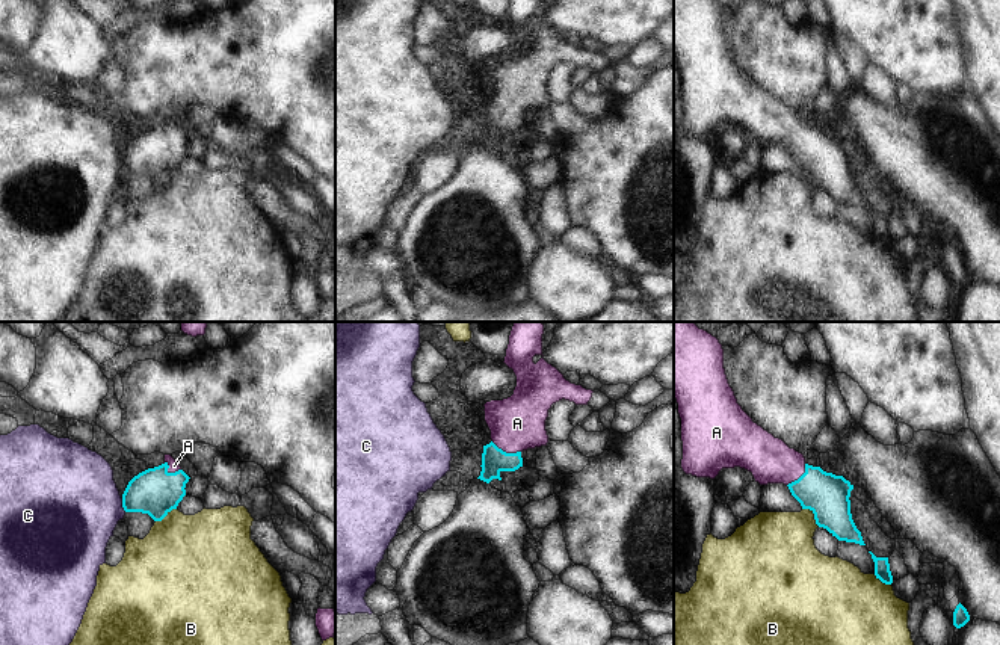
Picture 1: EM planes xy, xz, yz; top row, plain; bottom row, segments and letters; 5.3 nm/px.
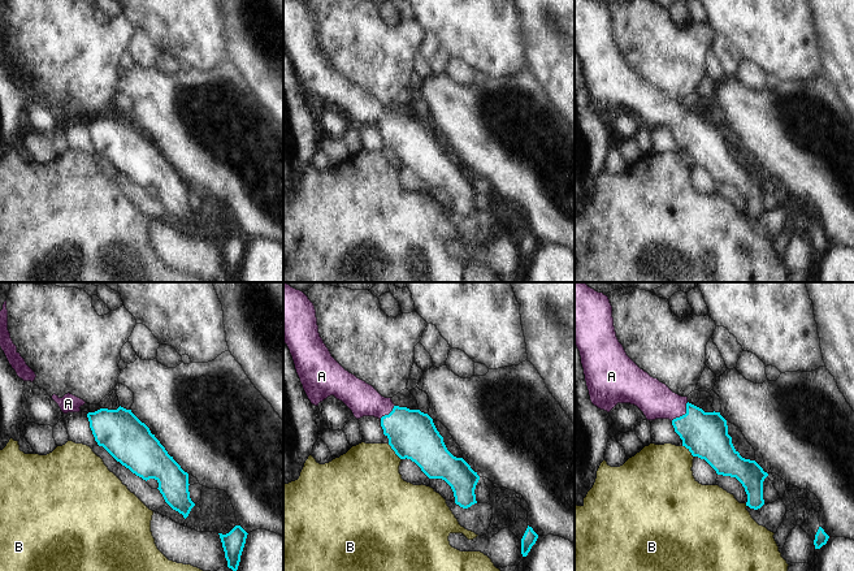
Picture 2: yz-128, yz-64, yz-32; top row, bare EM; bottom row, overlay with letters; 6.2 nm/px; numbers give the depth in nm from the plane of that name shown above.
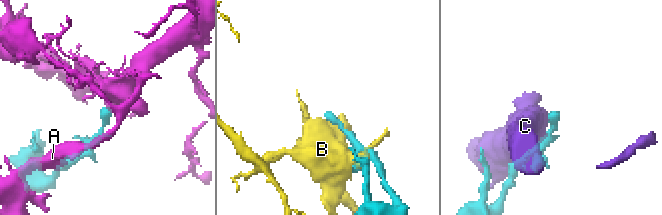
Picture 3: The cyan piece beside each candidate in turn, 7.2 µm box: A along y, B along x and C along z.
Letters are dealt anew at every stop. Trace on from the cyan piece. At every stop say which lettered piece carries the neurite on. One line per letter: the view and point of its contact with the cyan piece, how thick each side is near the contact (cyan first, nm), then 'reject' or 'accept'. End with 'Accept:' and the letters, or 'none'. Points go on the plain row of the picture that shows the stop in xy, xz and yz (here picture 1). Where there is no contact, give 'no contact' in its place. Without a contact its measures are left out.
A: xz (505, 114) | 140/300 nm | accept
B: yz (814, 177) | 220/360 nm | reject
C: xy (123, 166) | 260/480 nm | reject
Accept: A

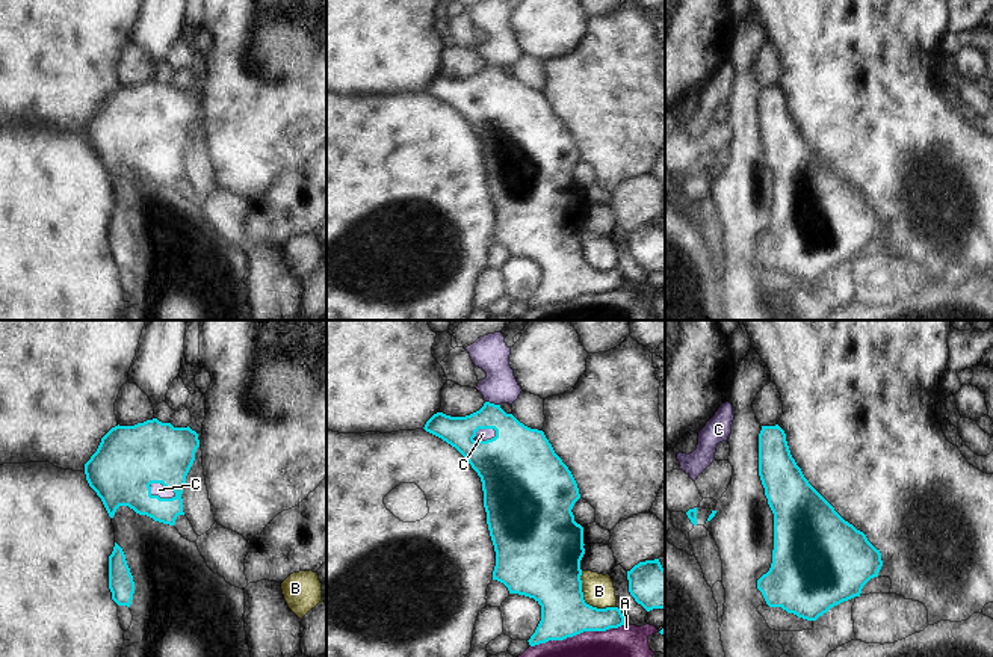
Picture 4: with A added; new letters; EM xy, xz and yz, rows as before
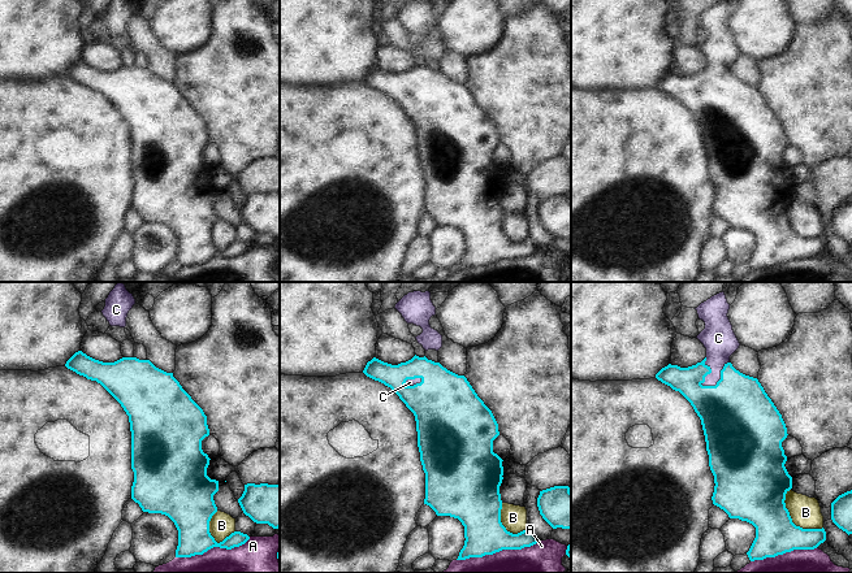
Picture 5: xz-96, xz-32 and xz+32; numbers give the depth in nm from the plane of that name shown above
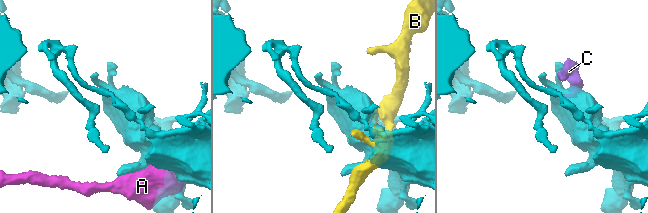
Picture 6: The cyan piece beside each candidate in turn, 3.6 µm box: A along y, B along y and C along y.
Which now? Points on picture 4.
A: xz (578, 295) | 260/320 nm | reject
B: xz (584, 263) | 340/170 nm | reject
C: xy (163, 147) | 360/70 nm | accept
Accept: C

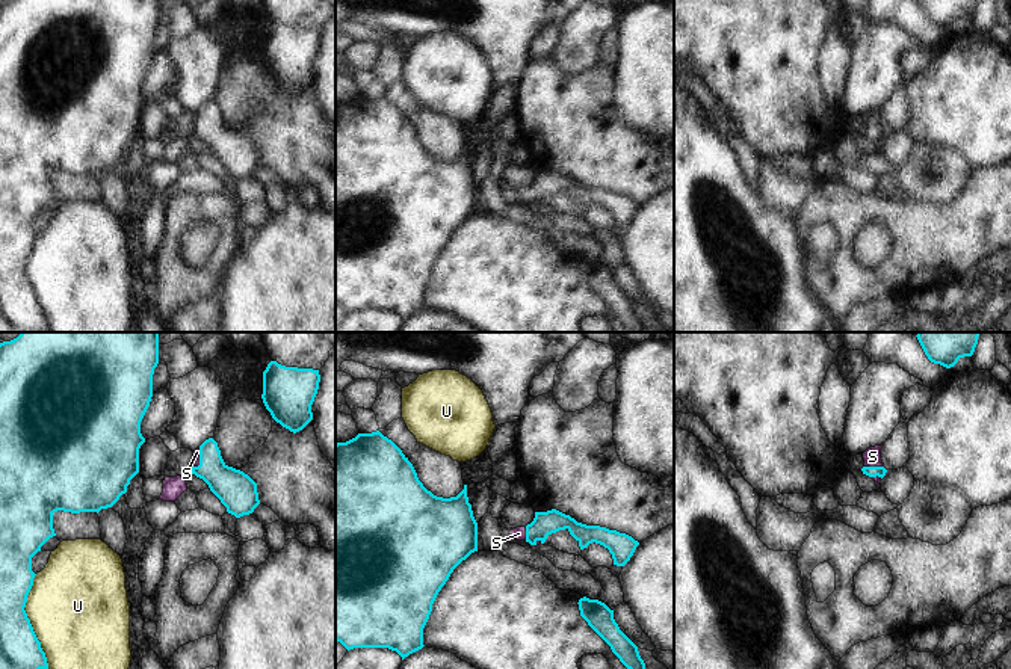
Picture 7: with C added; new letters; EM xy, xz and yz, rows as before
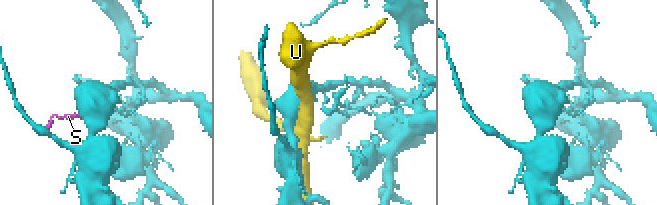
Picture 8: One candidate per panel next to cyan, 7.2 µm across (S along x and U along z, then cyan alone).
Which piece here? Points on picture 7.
S: yz (874, 129) | 60/100 nm | accept
U: xy (29, 283) | 240/480 nm | reject
Accept: S

